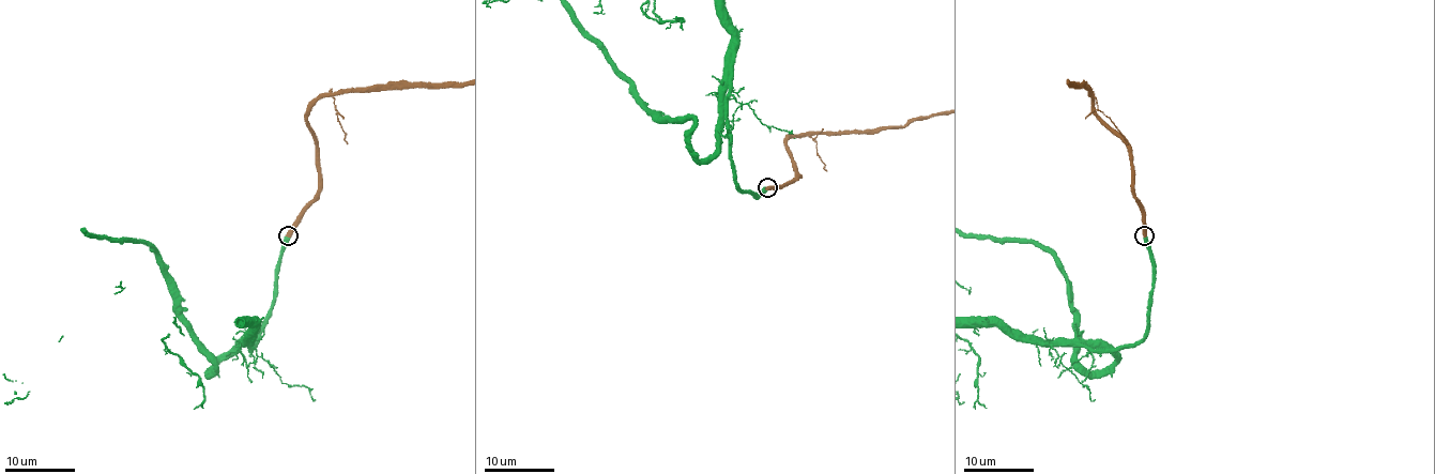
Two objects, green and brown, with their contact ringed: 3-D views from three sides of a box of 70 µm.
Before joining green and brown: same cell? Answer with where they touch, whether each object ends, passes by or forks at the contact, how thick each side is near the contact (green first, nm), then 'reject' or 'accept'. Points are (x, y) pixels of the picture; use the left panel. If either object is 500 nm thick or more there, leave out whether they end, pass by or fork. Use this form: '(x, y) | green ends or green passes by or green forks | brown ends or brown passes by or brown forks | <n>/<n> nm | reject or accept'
(288, 235) | 550/550 nm | accept

